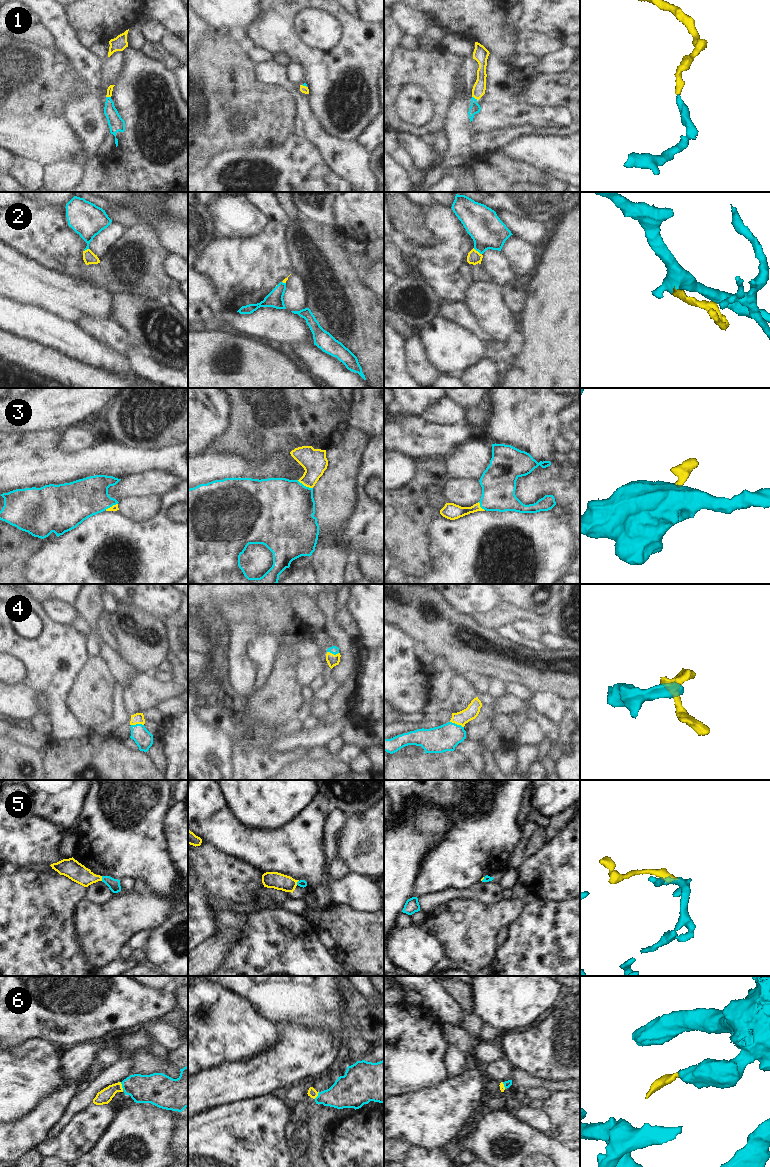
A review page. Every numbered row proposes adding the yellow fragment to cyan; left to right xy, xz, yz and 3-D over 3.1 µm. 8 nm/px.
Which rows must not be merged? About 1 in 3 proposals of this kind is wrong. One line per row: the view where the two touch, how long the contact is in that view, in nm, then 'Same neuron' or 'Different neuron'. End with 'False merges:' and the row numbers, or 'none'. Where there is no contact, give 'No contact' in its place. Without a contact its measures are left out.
1: Touches cyan in yz. Shared border 50 nm. Same neuron
2: Touches cyan in yz. Shared border 90 nm. Same neuron
3: Touches cyan in xz. Shared border 140 nm. Same neuron
4: Touches cyan in yz. Shared border 120 nm. Same neuron
5: Touches cyan in xy. Shared border 40 nm. Same neuron
6: Touches cyan in xy. Shared border 80 nm. Same neuron
False merges: none

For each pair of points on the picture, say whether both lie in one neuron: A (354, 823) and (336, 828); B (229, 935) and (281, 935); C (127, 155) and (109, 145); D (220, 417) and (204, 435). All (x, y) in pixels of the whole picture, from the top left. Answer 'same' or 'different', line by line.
A: different
B: different
C: different
D: same

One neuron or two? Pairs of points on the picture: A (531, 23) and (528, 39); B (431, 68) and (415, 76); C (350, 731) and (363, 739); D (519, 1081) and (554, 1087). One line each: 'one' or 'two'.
A: two
B: one
C: one
D: one

